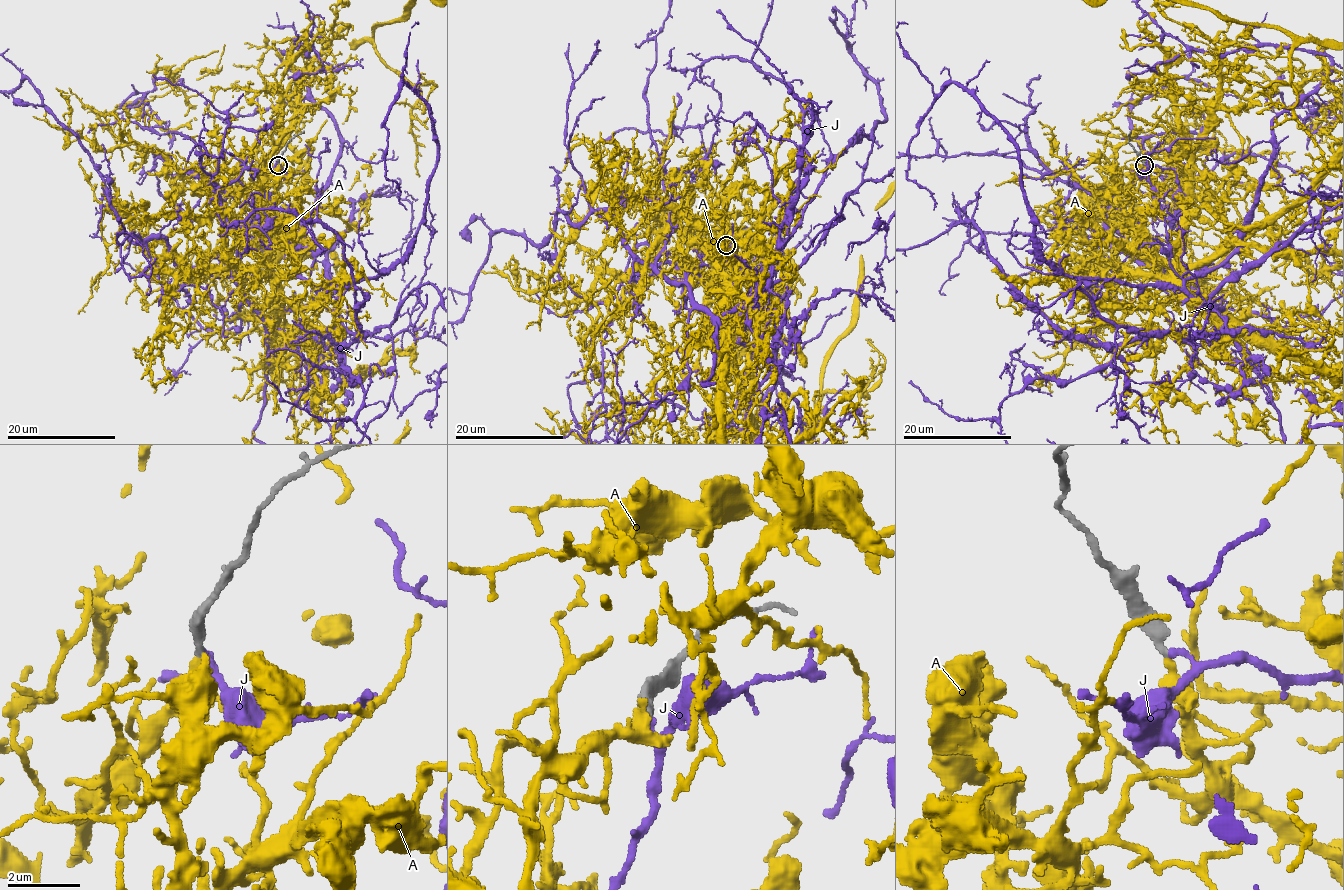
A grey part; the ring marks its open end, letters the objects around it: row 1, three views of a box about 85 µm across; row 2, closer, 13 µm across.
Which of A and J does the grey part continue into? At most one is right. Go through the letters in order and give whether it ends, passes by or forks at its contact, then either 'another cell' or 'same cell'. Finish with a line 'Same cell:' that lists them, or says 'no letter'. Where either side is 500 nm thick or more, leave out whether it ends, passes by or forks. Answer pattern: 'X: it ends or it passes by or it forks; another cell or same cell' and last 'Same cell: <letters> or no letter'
A: it passes by; same cell
J: it passes by; another cell
Same cell: A

